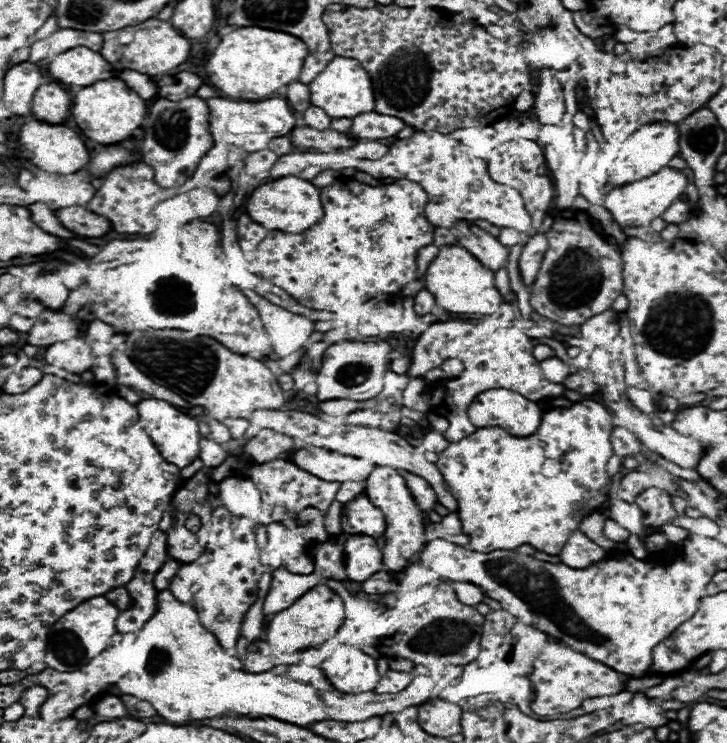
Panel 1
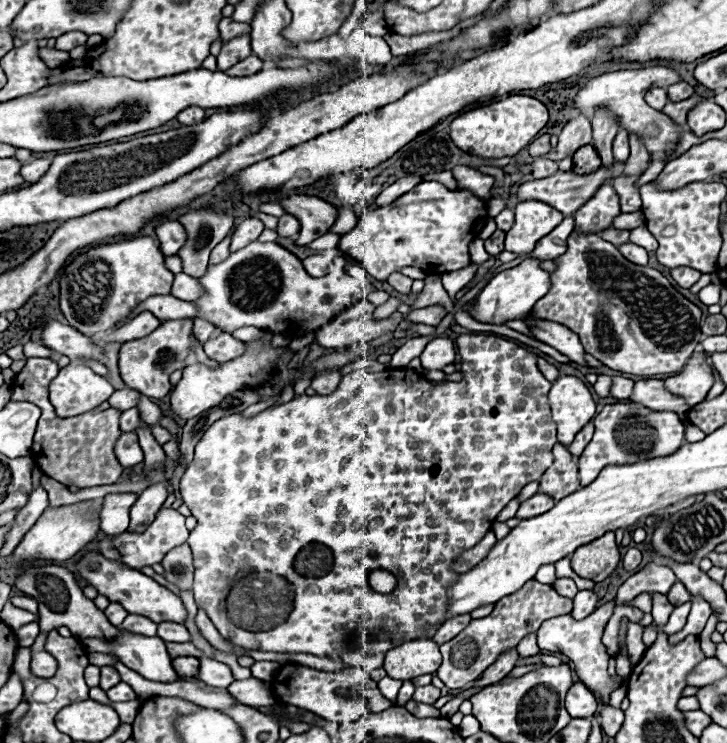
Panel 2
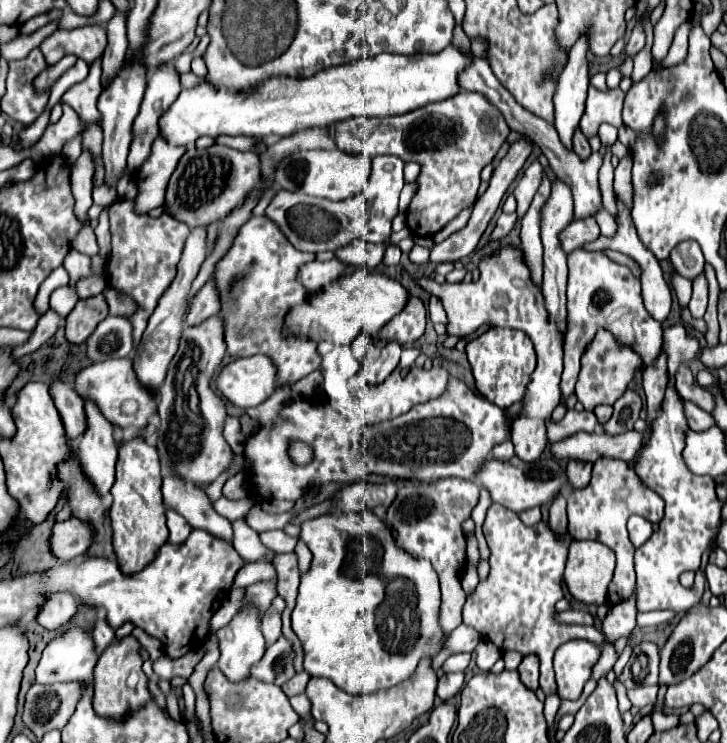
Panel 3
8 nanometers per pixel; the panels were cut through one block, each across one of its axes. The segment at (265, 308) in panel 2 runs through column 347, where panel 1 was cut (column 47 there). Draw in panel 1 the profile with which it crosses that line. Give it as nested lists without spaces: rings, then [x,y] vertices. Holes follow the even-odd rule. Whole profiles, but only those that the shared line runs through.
[[[46,274],[46,276],[40,276],[36,282],[34,282],[34,298],[38,302],[42,302],[46,308],[50,310],[60,310],[64,308],[64,302],[68,300],[68,294],[70,290],[64,286],[64,282],[54,276],[54,274]]]

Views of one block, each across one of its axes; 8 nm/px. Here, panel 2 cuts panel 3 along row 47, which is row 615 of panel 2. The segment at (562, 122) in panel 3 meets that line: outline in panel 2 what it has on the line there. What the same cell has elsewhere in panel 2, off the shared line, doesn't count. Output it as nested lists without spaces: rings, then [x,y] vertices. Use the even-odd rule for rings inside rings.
[[[580,590],[580,592],[574,596],[572,616],[574,616],[576,620],[580,620],[580,618],[592,614],[592,612],[596,610],[596,606],[598,606],[598,596],[596,596],[596,592],[592,592],[592,590]]]

